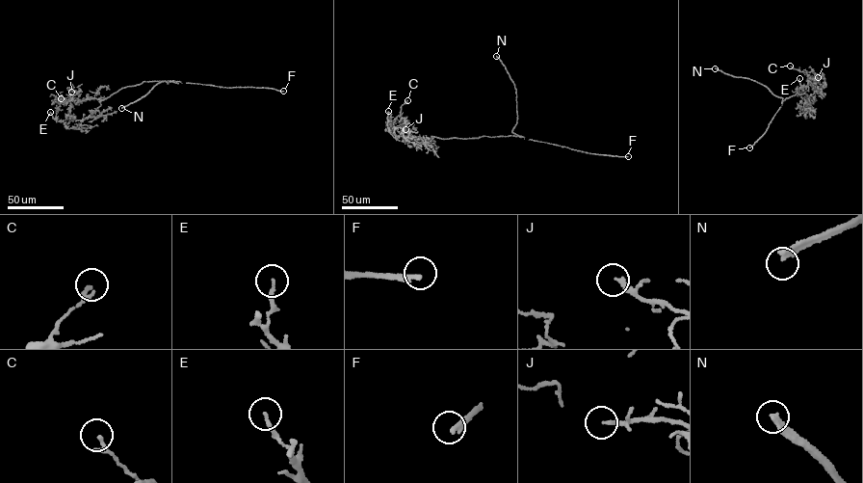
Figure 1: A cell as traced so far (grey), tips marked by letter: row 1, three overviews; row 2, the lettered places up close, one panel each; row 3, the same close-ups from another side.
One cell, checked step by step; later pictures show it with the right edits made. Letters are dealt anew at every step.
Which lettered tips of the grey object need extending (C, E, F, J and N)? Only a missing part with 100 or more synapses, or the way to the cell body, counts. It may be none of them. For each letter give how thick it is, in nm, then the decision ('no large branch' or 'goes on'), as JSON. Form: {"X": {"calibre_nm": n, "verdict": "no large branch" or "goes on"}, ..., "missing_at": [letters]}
{"C": {"calibre_nm": 190, "verdict": "no large branch"}, "E": {"calibre_nm": 130, "verdict": "no large branch"}, "F": {"calibre_nm": 240, "verdict": "goes on"}, "J": {"calibre_nm": 140, "verdict": "no large branch"}, "N": {"calibre_nm": 300, "verdict": "goes on"}, "missing_at": ["F", "N"]}

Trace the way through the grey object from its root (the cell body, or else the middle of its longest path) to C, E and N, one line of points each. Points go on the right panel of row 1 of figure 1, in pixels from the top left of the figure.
C: (796, 94), (805, 93), (809, 96), (815, 90), (806, 73), (790, 66)
E: (796, 94), (805, 93), (810, 103), (807, 107), (808, 102), (812, 102), (802, 89), (799, 78)
N: (796, 94), (782, 101), (782, 97), (773, 94), (764, 85), (715, 68)

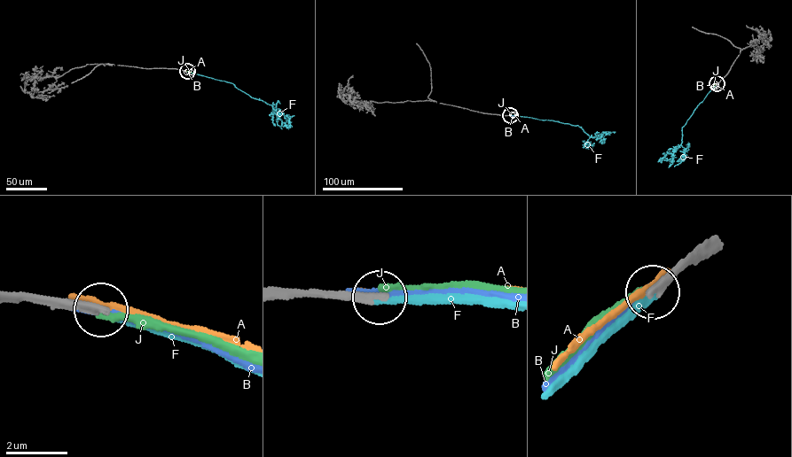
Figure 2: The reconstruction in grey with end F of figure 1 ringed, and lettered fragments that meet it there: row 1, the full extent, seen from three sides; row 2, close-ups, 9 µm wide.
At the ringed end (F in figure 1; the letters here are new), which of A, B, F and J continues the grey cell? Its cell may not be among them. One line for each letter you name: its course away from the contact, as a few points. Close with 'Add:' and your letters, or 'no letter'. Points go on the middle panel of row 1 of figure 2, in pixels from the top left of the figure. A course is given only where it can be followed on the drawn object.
F: it runs (510, 115), (578, 126), (590, 136), (600, 138), (606, 134)
Add: F

